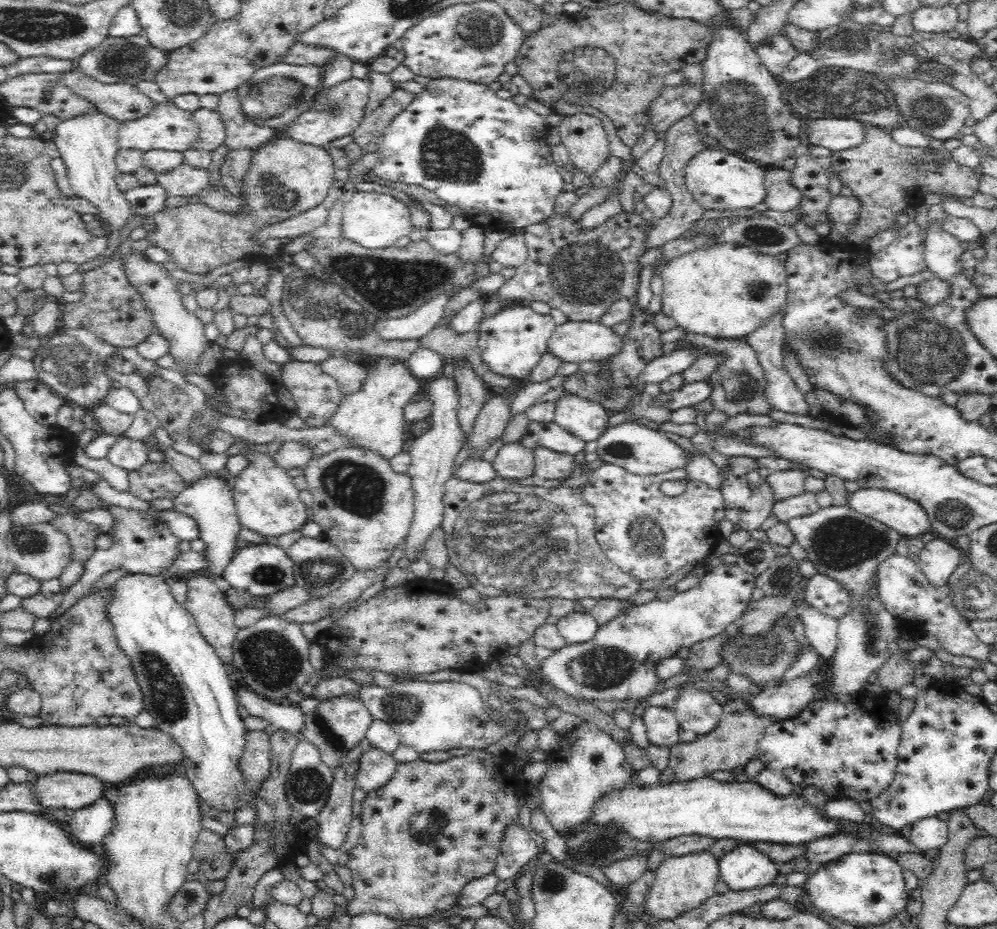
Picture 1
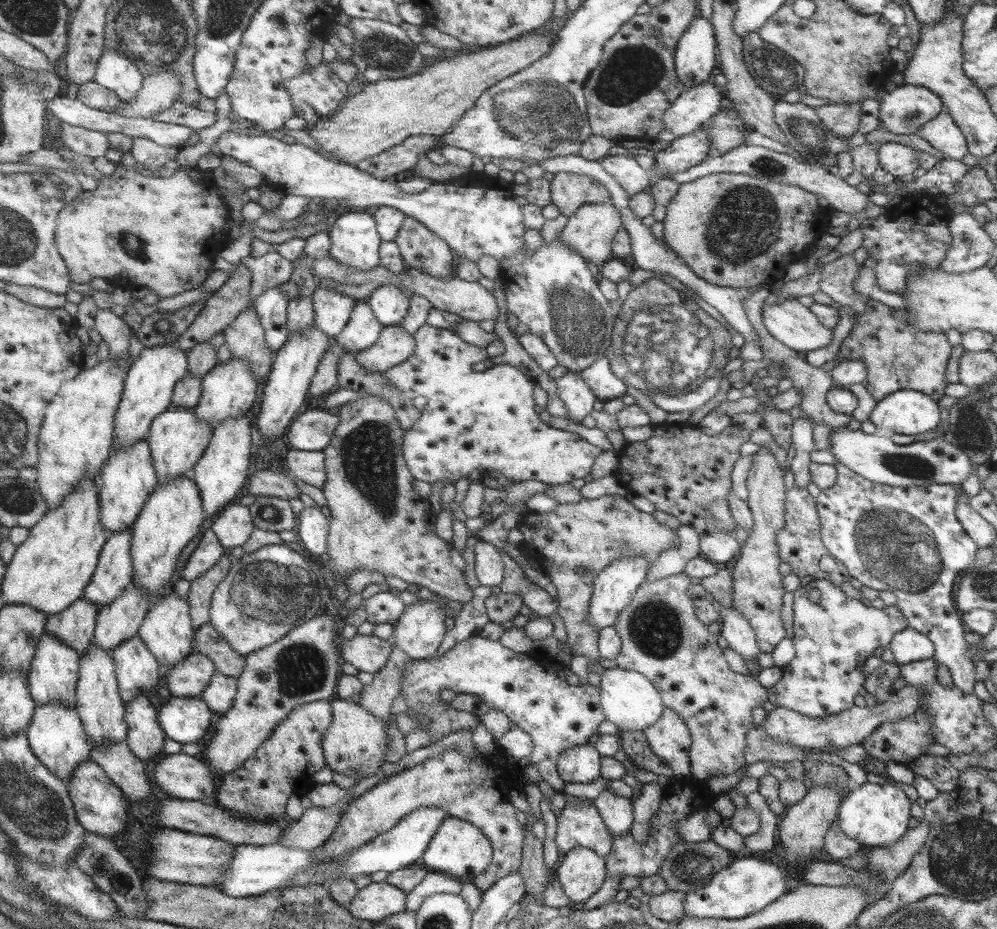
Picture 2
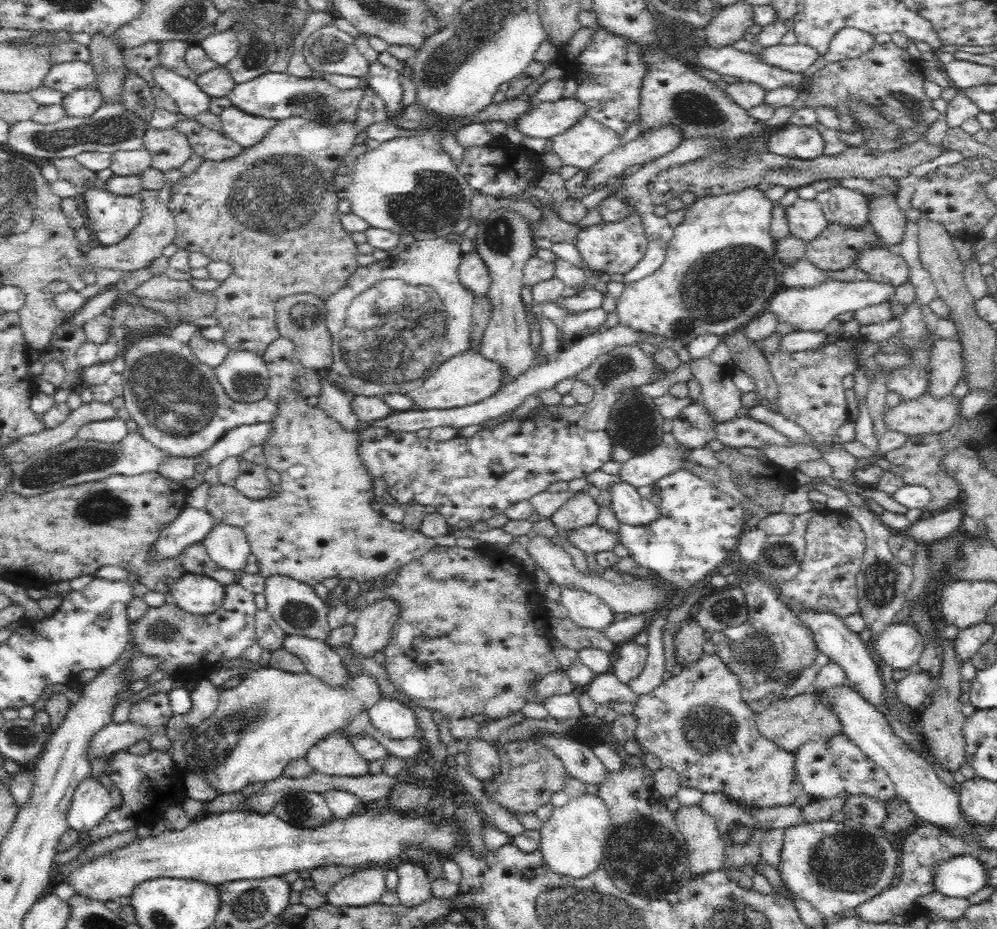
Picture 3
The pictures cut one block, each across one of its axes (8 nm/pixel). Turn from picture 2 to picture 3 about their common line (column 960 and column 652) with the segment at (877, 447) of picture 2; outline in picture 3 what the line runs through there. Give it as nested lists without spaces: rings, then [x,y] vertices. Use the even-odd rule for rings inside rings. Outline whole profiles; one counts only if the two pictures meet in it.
[[[662,443],[652,449],[622,463],[619,471],[621,480],[630,483],[634,488],[640,488],[654,484],[662,476],[668,476],[682,466],[680,450],[666,448]]]

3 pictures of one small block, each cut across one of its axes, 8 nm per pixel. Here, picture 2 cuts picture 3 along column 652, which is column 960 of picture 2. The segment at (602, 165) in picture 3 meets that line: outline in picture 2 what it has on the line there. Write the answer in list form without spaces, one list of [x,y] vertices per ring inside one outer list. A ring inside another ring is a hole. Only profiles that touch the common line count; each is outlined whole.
[[[946,111],[927,122],[918,135],[943,154],[944,159],[961,160],[969,153],[966,137]]]

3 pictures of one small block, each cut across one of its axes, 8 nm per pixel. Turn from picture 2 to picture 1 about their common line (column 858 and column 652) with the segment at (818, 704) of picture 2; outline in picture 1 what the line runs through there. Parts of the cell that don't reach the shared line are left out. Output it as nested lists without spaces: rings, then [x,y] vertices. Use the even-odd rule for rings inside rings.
[[[715,562],[710,572],[705,572],[700,582],[686,590],[677,592],[668,602],[649,601],[642,606],[632,606],[628,614],[616,615],[616,618],[599,626],[596,634],[588,642],[569,643],[554,651],[551,656],[540,661],[540,668],[535,672],[527,669],[518,670],[527,686],[534,687],[537,683],[548,683],[568,696],[586,698],[586,700],[642,700],[650,696],[650,692],[658,686],[656,664],[664,658],[685,657],[685,653],[699,642],[707,641],[725,632],[726,629],[748,608],[751,603],[752,589],[755,587],[755,576],[742,570],[737,563]]]

